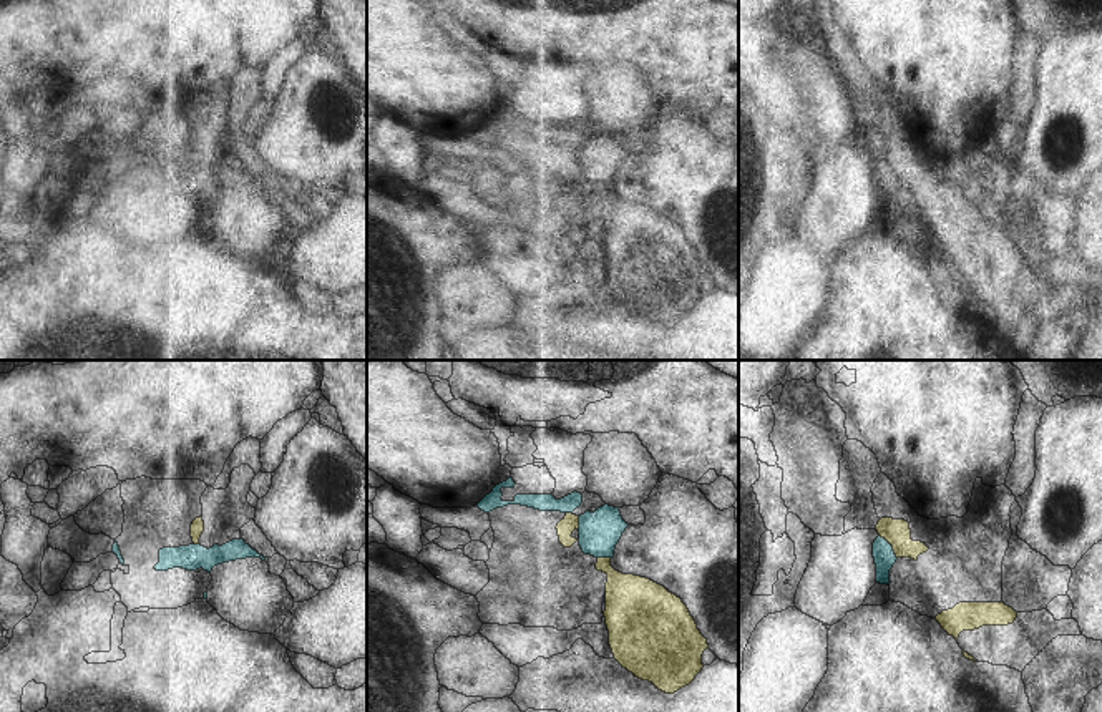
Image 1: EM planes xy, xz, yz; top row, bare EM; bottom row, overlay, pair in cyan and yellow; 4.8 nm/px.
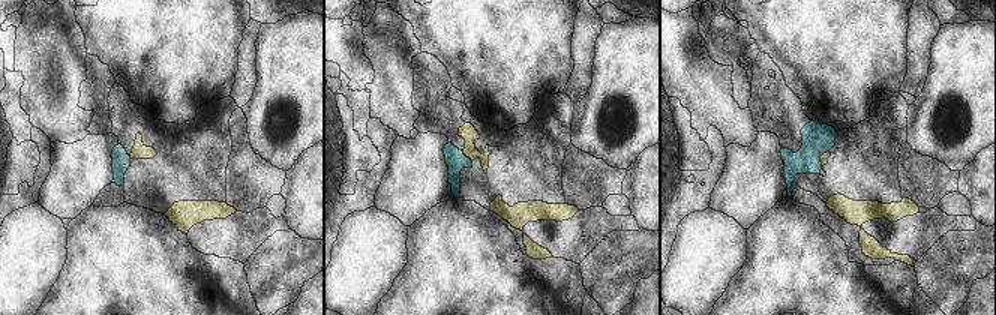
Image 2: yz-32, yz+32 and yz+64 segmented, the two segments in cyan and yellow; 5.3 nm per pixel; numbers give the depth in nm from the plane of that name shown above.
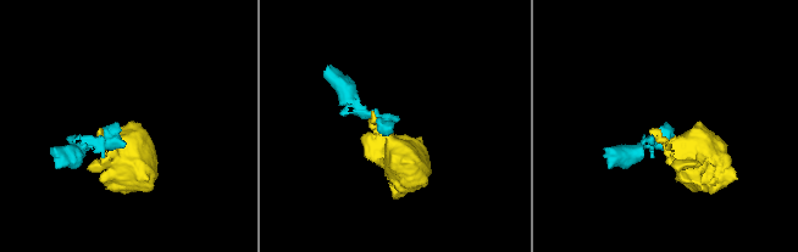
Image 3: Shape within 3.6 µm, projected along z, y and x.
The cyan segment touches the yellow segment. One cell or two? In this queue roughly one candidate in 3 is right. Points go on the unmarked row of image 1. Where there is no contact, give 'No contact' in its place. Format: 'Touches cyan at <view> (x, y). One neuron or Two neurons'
Touches cyan at yz (892, 175). Two neurons.

